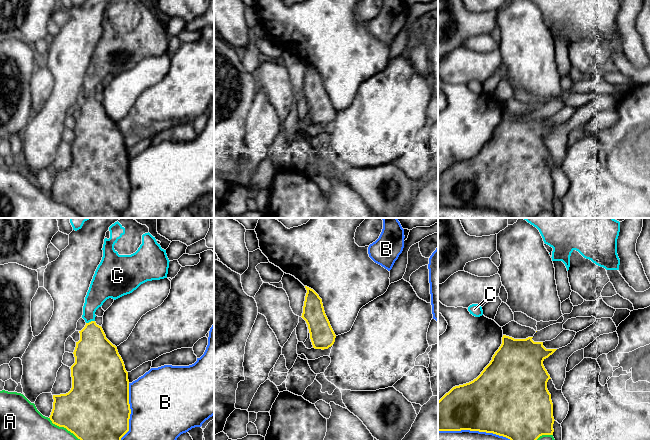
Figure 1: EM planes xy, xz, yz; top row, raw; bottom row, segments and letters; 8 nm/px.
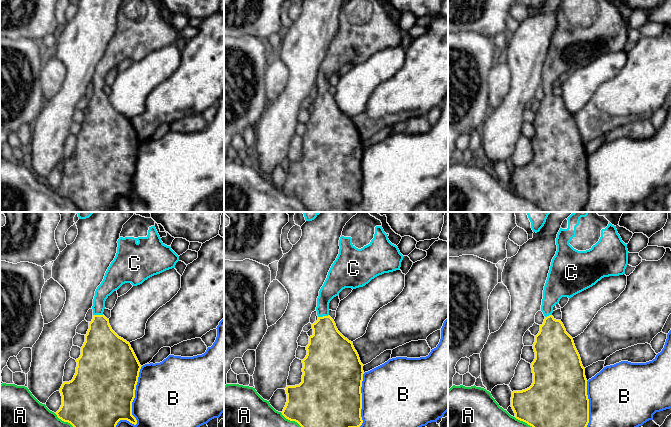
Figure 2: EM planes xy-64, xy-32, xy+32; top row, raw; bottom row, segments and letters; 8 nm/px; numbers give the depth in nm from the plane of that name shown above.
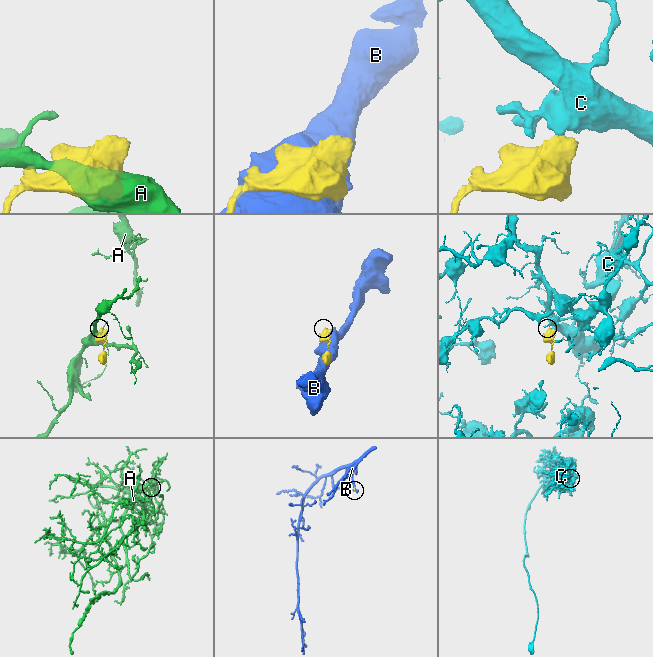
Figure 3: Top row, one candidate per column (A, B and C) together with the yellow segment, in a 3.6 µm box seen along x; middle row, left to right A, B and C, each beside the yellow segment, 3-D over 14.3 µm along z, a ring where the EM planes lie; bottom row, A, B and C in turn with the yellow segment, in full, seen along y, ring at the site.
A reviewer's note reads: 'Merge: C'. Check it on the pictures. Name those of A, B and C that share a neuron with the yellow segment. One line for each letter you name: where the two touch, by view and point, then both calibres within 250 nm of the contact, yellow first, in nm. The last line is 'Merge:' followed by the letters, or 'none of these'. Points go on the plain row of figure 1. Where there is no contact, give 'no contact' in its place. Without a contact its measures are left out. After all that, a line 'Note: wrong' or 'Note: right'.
C: meets yellow in xy at (91, 97); 300 nm thick on the yellow side, 180 nm on the other
Merge: C
Note: right

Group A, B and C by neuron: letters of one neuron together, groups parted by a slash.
A / B / C

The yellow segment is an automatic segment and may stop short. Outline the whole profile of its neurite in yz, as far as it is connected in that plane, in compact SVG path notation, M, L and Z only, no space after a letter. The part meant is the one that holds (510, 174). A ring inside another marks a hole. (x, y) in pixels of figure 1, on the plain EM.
M503 111L501 122L481 150L469 159L453 163L438 177L438 207L493 209L512 218L535 218L542 211L553 211L553 179L547 165L547 158L551 154L543 137L557 125L546 125L543 118L534 118L532 114L514 115Z

